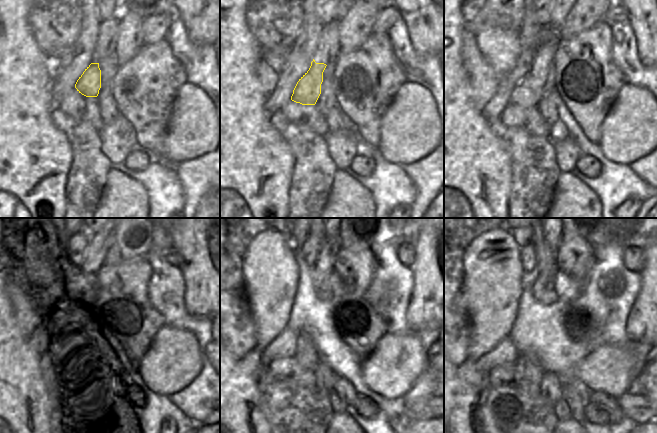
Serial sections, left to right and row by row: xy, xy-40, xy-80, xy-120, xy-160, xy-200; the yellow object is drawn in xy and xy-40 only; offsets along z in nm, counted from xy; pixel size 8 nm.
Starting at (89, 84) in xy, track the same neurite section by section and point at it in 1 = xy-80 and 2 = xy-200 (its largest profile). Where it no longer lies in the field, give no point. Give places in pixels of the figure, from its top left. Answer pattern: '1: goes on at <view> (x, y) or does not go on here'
1: goes on at xy-80 (528, 93)
2: goes on at xy-200 (504, 352)

